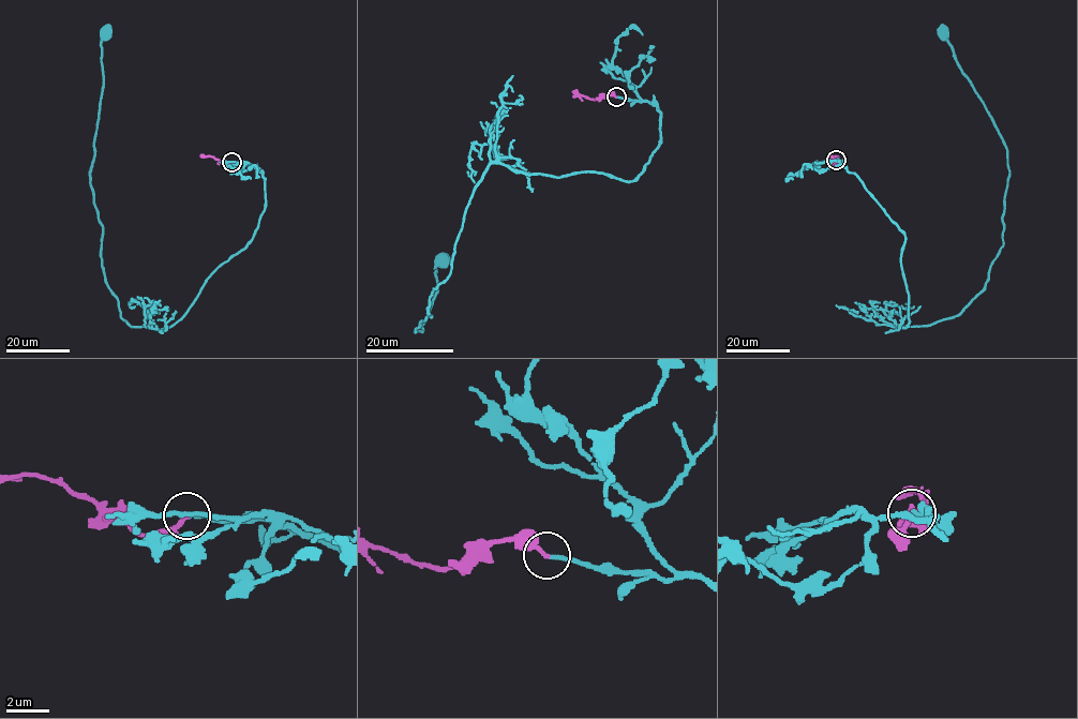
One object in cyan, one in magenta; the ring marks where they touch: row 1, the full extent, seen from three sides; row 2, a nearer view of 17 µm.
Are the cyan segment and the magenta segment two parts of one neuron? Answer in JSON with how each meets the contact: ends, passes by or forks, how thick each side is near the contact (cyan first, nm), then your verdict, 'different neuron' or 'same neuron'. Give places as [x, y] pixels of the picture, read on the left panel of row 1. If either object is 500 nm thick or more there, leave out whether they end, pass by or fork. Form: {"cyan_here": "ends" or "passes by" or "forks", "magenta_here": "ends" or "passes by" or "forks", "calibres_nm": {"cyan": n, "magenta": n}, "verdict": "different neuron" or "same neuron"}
{"cyan_here": "ends", "magenta_here": "ends", "calibres_nm": {"cyan": 190, "magenta": 200}, "verdict": "same neuron"}

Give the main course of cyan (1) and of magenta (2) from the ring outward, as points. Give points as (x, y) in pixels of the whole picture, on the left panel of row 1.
1: (233, 162), (265, 179), (253, 238), (174, 324), (132, 327), (106, 283), (90, 175), (105, 32)
2: (231, 162), (224, 165), (211, 156), (200, 156)

